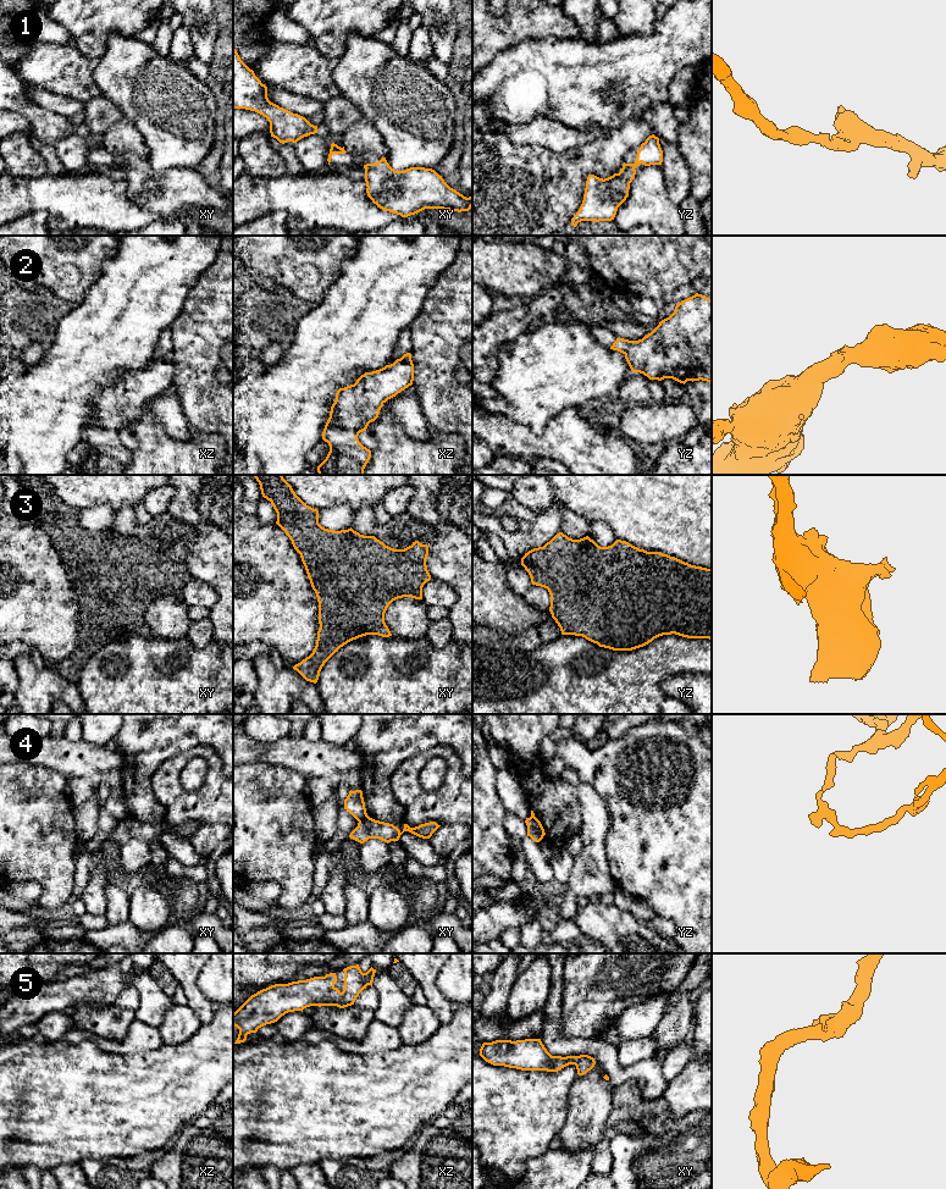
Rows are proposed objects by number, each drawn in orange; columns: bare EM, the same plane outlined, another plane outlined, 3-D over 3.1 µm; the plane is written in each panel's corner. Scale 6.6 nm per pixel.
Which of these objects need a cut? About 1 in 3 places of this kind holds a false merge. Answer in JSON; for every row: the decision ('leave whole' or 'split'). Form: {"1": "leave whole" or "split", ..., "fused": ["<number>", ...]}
{"1": "leave whole", "2": "leave whole", "3": "leave whole", "4": "split", "5": "leave whole", "fused": ["4"]}

